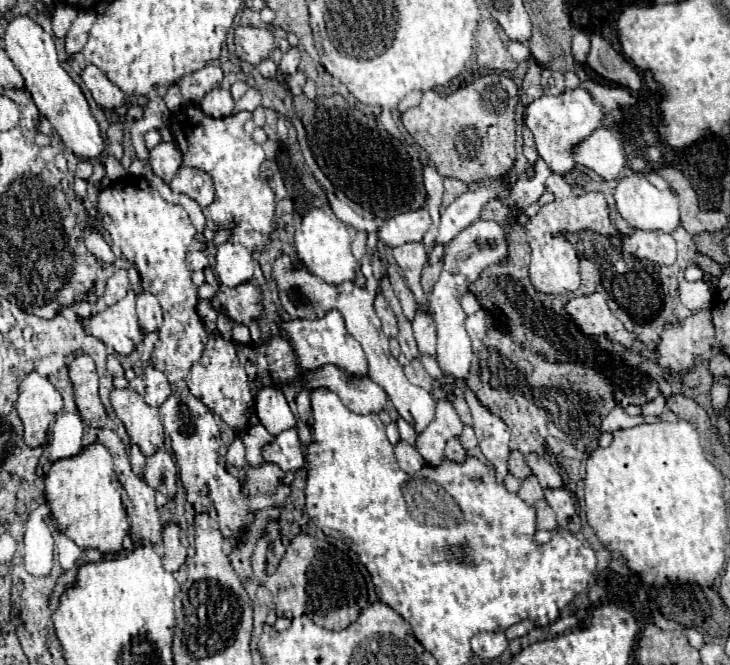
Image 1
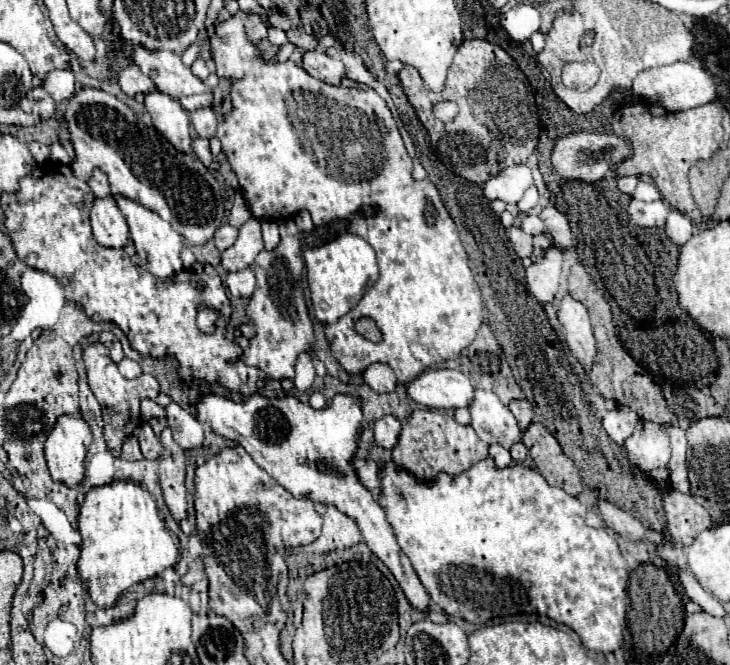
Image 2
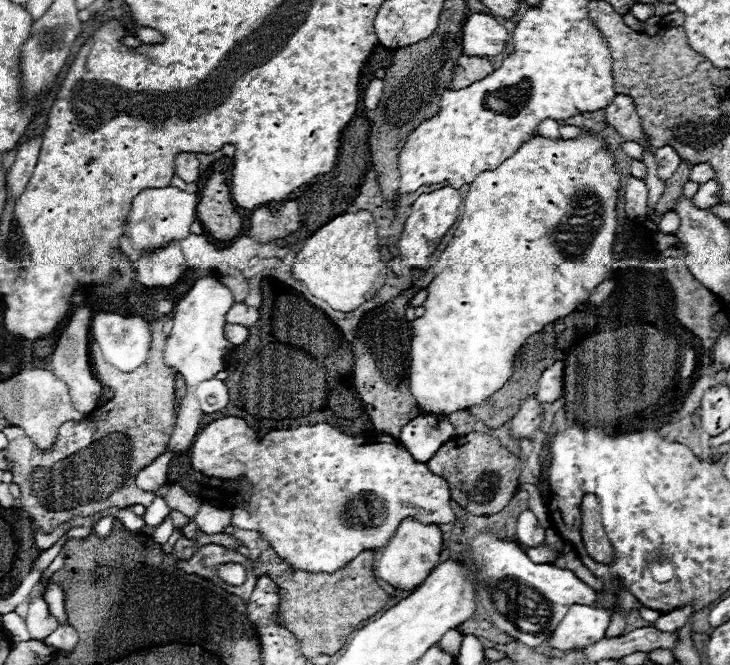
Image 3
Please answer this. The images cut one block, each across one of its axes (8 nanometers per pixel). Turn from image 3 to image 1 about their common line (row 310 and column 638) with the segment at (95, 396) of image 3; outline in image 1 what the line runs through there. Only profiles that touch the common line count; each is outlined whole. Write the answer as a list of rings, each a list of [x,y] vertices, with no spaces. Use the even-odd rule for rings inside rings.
[[[592,36],[592,50],[586,64],[602,78],[626,86],[632,92],[638,92],[642,88],[642,78],[638,70],[628,60],[624,60],[624,56],[618,54],[612,44],[602,36]]]

